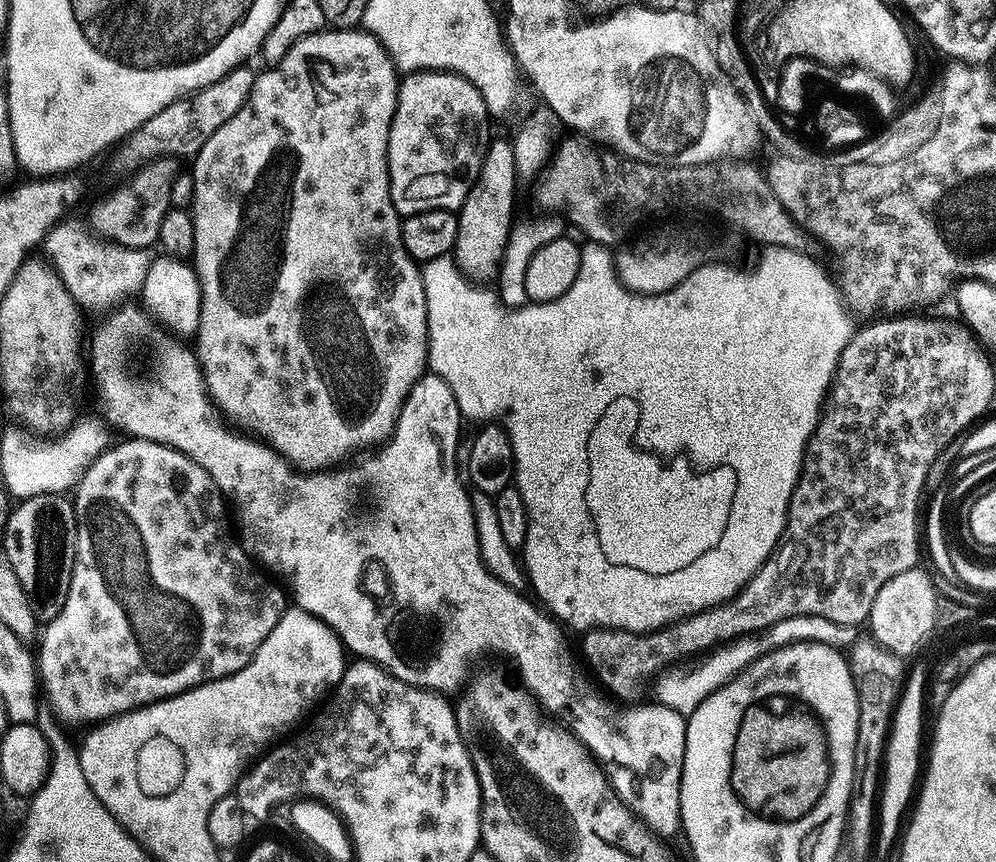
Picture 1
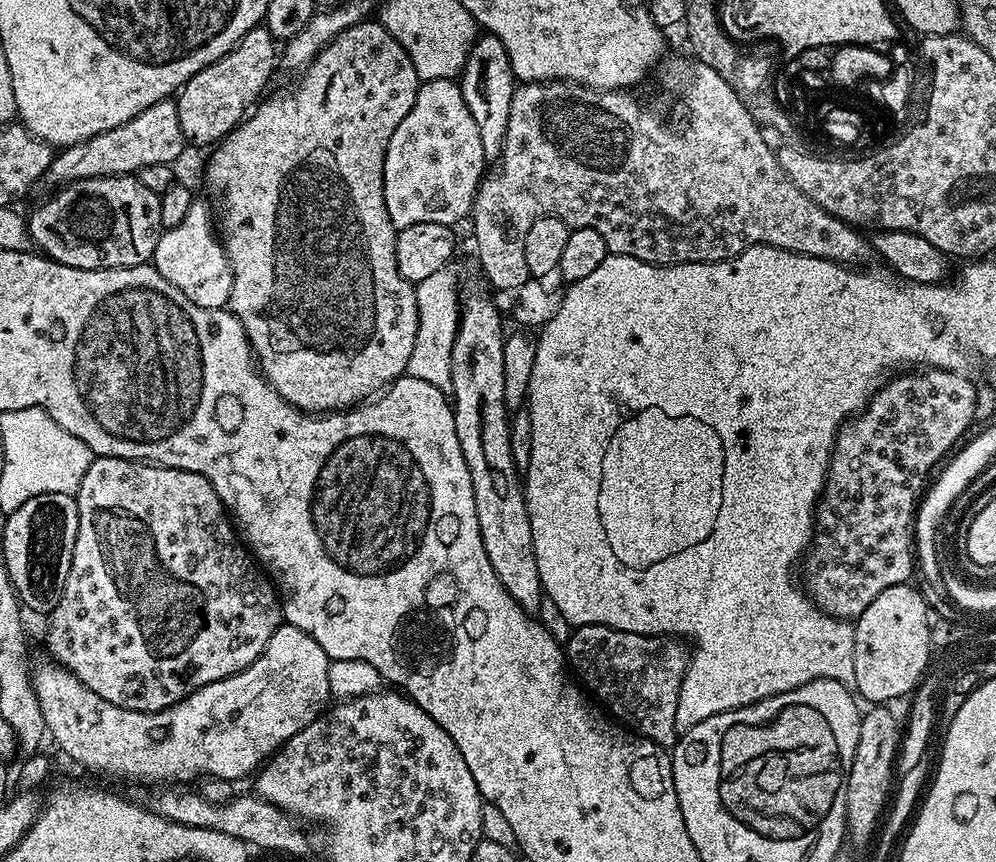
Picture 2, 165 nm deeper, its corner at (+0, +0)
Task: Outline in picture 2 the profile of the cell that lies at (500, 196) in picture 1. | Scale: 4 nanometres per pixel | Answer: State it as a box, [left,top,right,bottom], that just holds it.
[458,34,518,157]

